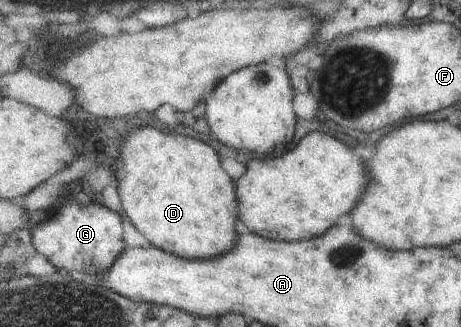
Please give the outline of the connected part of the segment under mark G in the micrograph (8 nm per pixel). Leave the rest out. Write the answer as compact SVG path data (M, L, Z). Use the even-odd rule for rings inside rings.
M91 191L73 194L55 217L37 224L32 231L32 243L37 252L46 256L58 269L79 270L79 278L105 275L128 249L123 230L123 215L97 202Z

